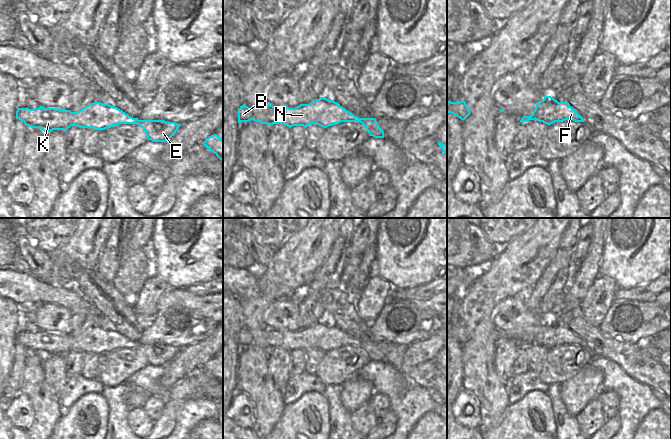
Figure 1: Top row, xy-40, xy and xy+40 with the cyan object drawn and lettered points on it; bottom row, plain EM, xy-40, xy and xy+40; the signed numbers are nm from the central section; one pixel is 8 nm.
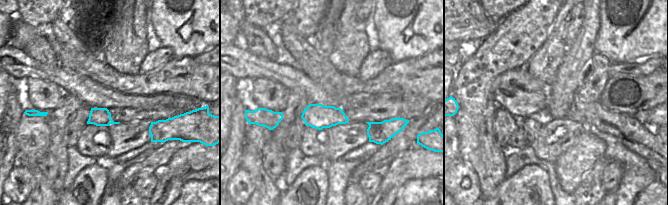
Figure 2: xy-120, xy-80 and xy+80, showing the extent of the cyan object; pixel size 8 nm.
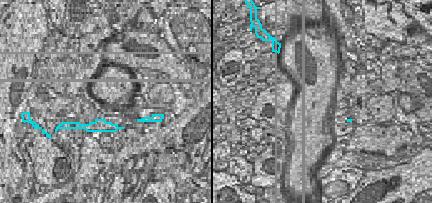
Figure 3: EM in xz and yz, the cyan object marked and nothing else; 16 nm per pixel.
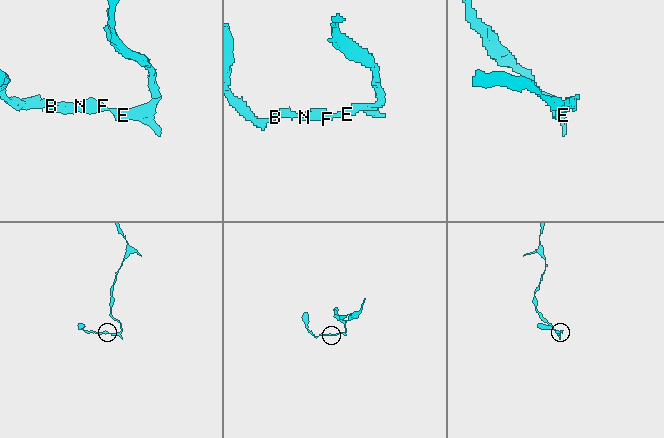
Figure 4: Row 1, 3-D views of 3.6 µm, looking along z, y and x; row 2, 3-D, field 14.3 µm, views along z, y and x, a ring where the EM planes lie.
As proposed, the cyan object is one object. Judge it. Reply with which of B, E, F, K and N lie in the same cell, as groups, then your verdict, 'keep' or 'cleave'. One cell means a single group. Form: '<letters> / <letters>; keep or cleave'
B E F K N; keep

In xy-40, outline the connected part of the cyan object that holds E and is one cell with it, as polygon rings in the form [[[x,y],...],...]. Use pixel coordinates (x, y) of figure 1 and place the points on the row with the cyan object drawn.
[[[93,102],[77,112],[59,108],[18,108],[16,118],[26,126],[39,128],[46,132],[63,130],[71,126],[105,130],[119,124],[137,124],[141,126],[148,140],[166,142],[174,136],[181,124],[165,120],[139,120],[133,118],[115,106]]]

